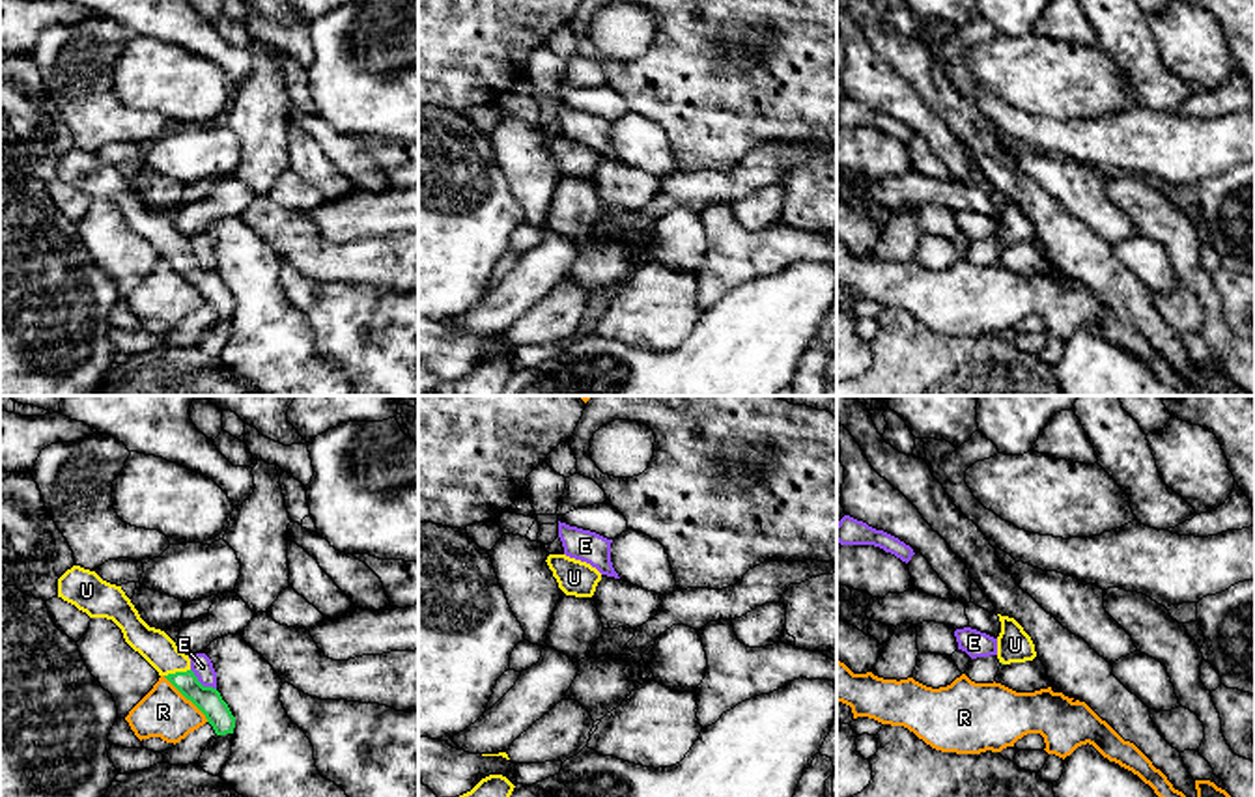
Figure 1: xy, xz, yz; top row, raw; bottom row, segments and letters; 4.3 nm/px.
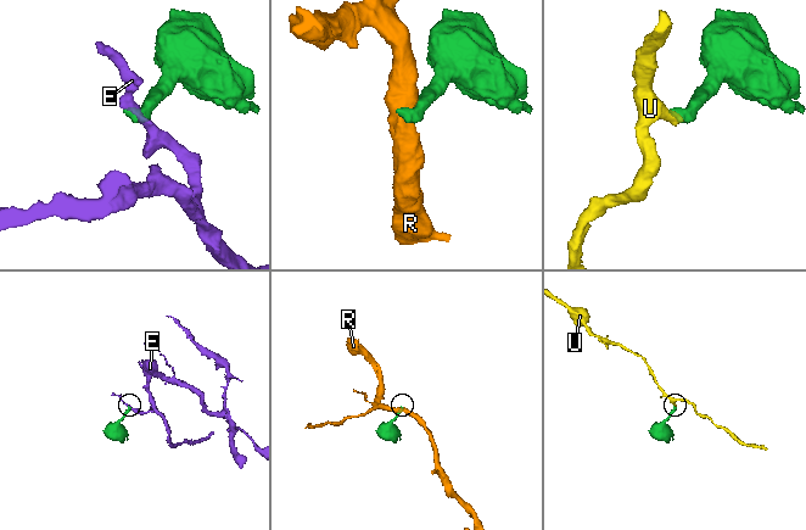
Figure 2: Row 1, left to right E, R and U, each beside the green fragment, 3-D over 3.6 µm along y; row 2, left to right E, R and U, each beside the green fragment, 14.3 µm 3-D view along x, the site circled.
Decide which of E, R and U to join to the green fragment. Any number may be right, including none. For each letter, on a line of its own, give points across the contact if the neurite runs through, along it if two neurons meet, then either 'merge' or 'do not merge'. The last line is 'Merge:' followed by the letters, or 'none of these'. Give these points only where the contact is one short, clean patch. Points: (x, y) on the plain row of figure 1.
E: along xy (191, 251), (204, 267), (215, 271) | do not merge
R: along xy (163, 258), (208, 303) | do not merge
U: across xy (208, 282), (176, 254), (155, 228) | merge
Merge: U

